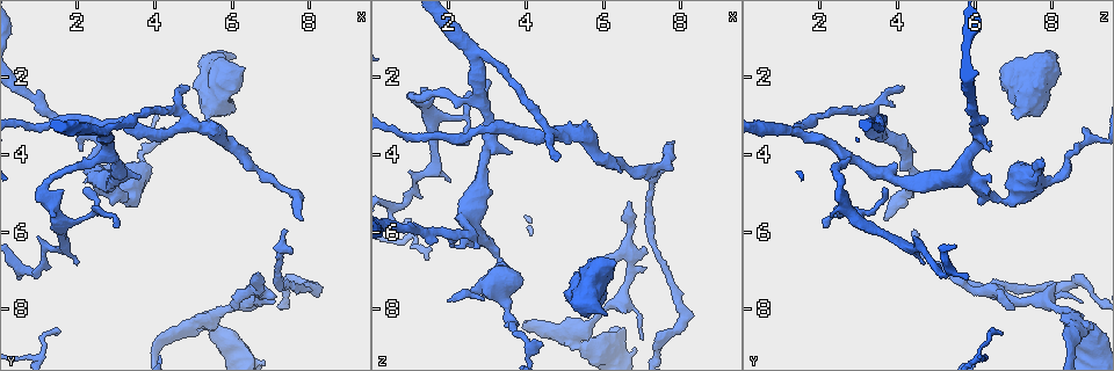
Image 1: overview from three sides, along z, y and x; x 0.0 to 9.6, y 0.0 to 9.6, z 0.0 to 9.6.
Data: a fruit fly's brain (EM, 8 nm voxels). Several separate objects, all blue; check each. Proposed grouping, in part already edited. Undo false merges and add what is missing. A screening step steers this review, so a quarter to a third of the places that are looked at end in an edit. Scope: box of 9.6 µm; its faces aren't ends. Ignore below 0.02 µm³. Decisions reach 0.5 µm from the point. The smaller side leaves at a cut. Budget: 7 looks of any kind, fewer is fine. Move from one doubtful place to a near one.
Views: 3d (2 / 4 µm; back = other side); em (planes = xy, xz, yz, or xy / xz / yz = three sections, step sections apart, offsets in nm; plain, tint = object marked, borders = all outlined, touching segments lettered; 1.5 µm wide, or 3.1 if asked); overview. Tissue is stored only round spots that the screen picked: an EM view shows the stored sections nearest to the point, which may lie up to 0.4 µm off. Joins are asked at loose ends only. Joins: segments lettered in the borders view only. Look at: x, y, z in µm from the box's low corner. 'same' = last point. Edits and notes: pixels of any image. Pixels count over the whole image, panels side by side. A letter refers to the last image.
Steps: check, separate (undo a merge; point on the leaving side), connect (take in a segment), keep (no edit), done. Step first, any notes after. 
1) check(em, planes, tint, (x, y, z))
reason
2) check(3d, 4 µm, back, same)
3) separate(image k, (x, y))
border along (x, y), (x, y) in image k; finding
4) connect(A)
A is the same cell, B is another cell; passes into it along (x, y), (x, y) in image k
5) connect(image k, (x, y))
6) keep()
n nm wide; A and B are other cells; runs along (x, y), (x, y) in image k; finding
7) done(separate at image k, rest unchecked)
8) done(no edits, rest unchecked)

check(em, planes, borders, (5.35, 3.05, 7.20))
branch stops here

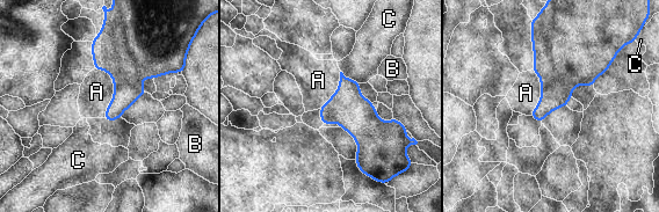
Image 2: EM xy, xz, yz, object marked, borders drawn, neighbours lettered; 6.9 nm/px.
connect(A)
A touches over 360 nm; A is the same cell, B and C are other cells; the neuron continues

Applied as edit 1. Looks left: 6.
check(em, planes, borders, (6.05, 1.45, 8.10))
stops while still wide

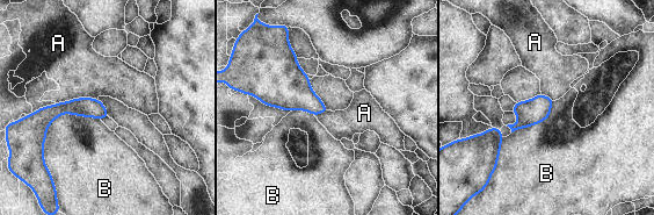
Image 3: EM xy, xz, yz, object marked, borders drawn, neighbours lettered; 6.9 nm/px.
keep()
A and B are other cells; runs along (104, 114), (63, 107), (36, 121) in image 3; no lettered segment goes on from it

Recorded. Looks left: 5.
done(connect at image 2, rest unchecked)

